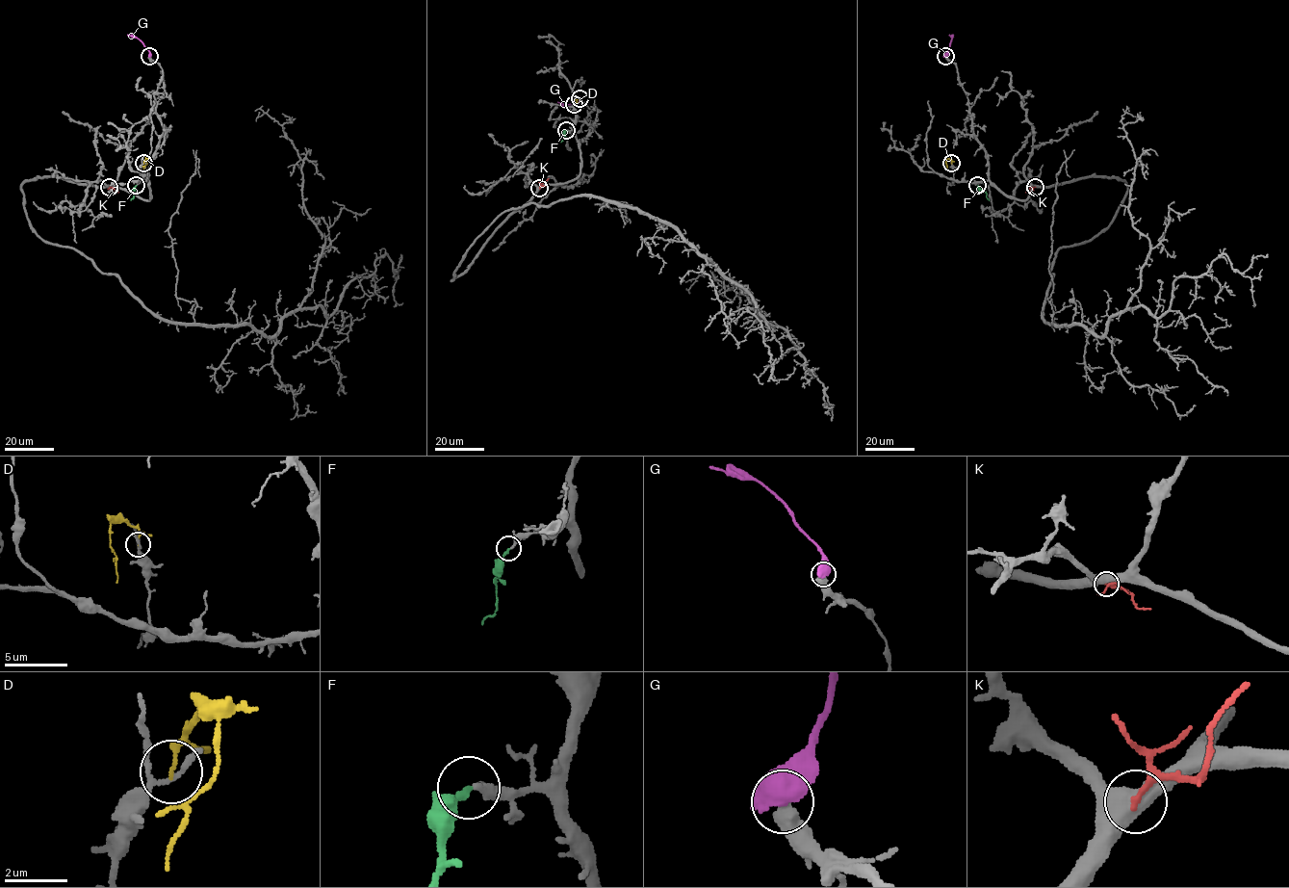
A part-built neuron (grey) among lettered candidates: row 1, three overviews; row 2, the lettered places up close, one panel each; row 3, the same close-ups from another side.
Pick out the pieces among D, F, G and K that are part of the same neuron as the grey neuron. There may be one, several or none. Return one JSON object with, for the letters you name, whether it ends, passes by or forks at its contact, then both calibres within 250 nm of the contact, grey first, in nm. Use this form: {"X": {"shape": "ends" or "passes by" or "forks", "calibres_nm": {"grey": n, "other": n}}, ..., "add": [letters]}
{"F": {"shape": "ends", "calibres_nm": {"grey": 280, "other": 200}}, "add": ["F"]}

